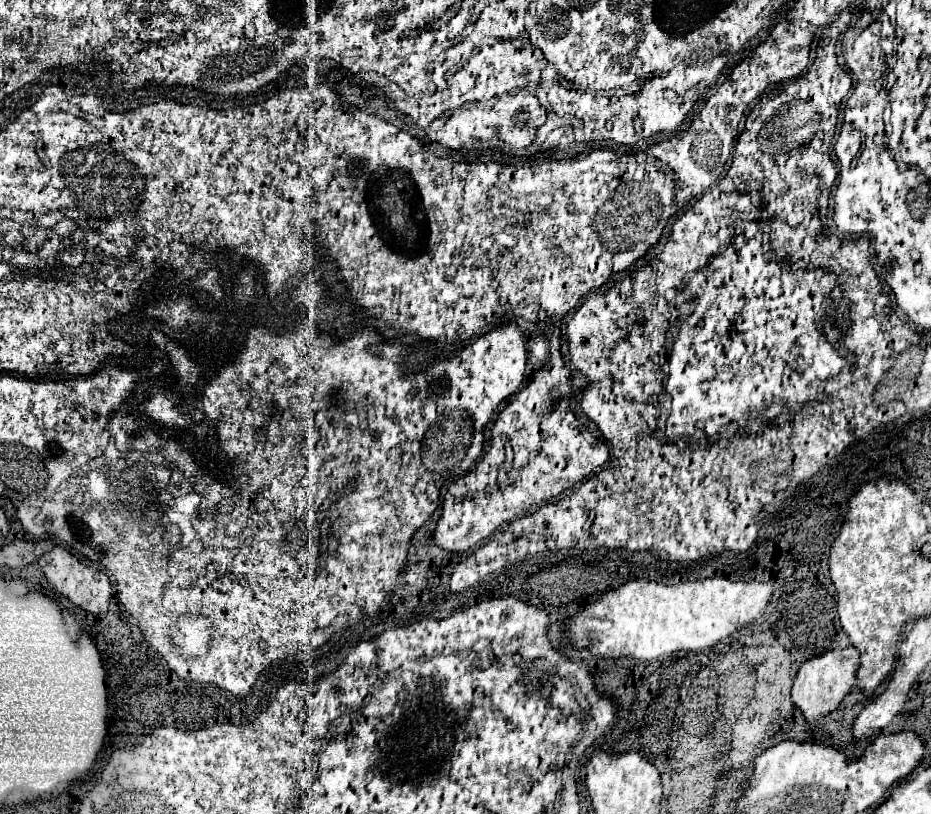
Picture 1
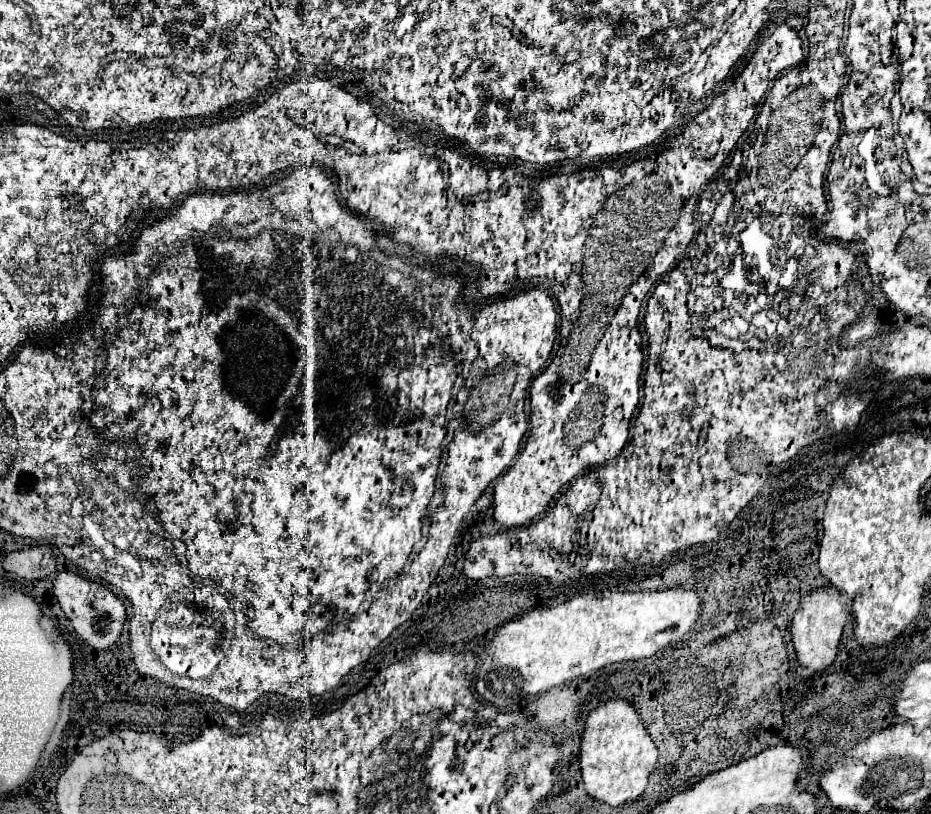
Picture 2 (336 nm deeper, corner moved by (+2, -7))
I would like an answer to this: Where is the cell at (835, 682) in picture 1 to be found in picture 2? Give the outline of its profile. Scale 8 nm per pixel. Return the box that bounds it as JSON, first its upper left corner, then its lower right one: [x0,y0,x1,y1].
[792,587,852,679]

